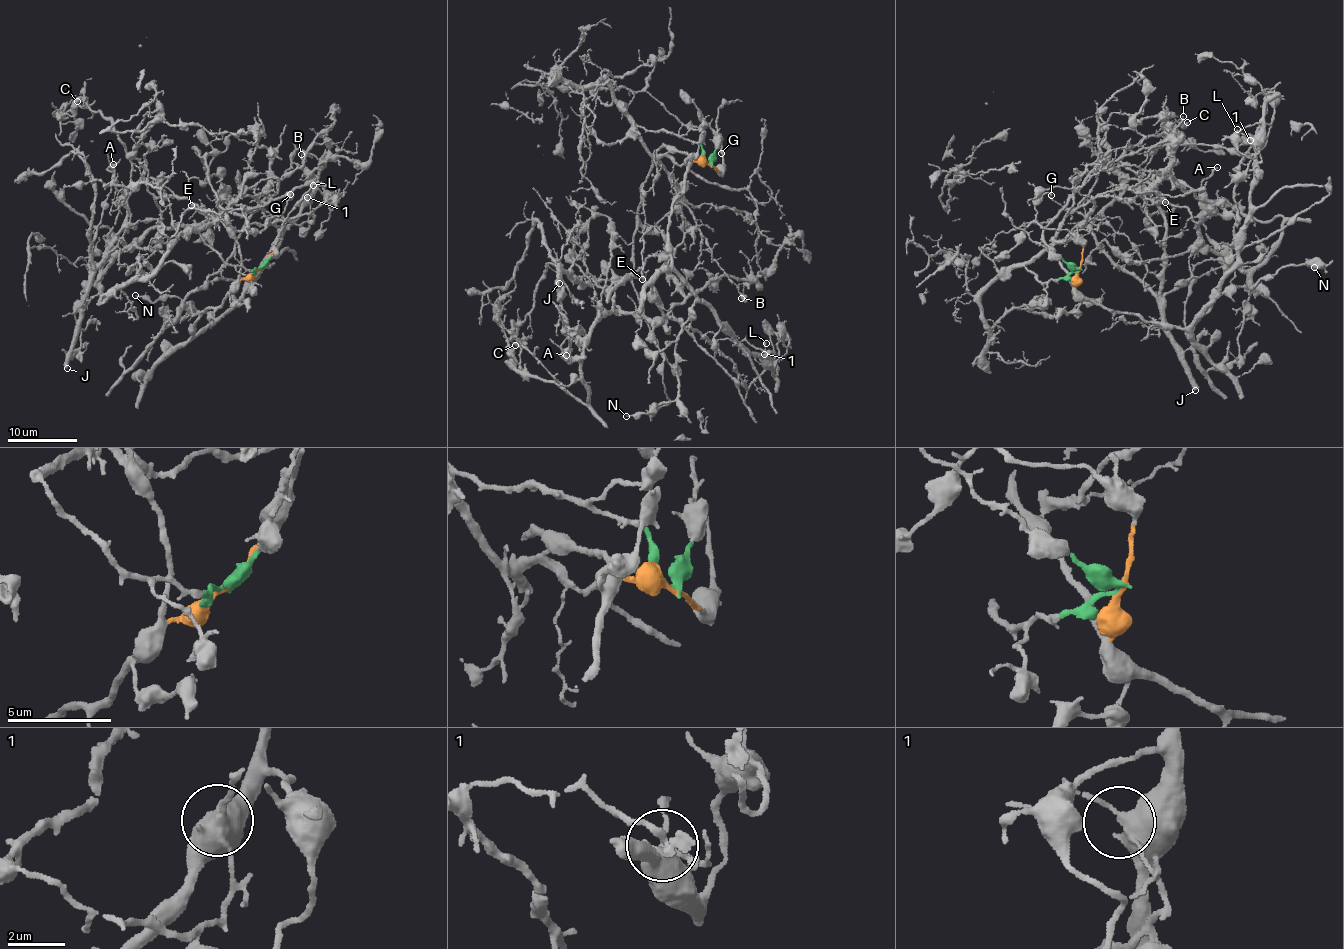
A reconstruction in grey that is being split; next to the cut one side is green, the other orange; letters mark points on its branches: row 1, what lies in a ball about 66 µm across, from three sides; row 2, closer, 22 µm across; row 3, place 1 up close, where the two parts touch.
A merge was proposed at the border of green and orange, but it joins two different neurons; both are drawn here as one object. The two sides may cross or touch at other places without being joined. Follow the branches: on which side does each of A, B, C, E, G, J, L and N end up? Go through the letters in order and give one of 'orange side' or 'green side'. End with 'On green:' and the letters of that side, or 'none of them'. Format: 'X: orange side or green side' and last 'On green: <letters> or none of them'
A: green side
B: green side
C: green side
E: green side
G: orange side
J: green side
L: orange side
N: orange side
On green: A, B, C, E, J

